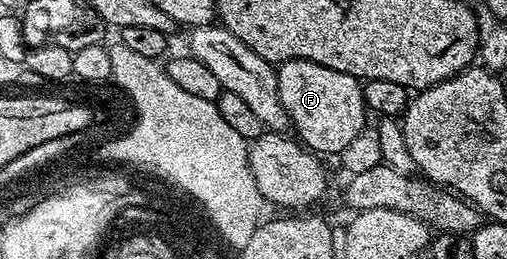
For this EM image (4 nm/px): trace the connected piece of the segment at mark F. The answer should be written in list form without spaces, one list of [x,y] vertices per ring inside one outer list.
[[[309,60],[284,61],[276,68],[276,77],[282,106],[286,106],[286,114],[292,119],[292,128],[303,147],[317,154],[338,154],[364,131],[364,89],[357,77],[342,74],[342,70],[330,70],[330,66],[318,66],[318,62]]]

